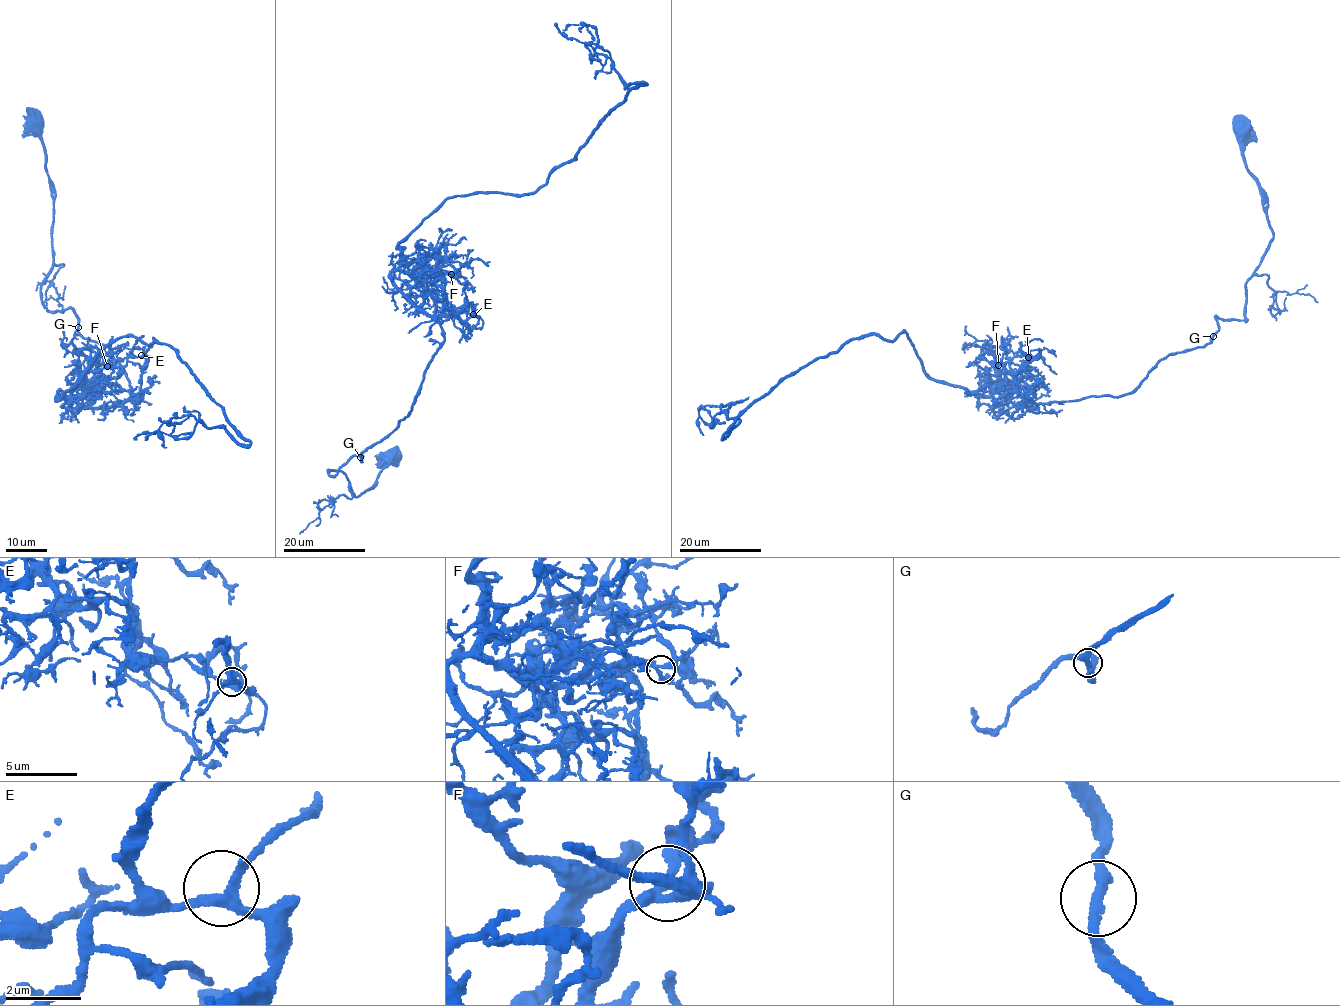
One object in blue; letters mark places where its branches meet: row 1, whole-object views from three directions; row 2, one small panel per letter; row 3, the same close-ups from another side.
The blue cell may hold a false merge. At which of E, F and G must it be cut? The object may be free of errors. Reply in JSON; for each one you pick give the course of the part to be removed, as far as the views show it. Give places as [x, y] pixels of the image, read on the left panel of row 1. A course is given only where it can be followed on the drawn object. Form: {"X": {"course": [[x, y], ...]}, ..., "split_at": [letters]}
{"split_at": []}

